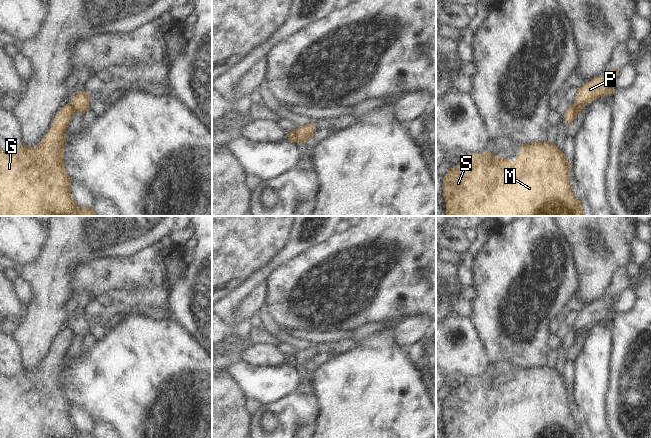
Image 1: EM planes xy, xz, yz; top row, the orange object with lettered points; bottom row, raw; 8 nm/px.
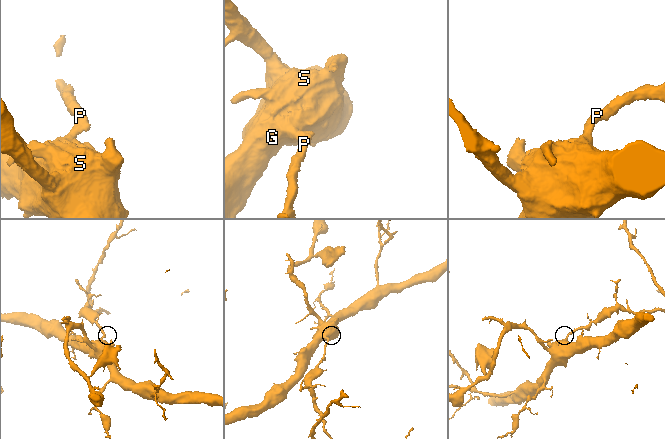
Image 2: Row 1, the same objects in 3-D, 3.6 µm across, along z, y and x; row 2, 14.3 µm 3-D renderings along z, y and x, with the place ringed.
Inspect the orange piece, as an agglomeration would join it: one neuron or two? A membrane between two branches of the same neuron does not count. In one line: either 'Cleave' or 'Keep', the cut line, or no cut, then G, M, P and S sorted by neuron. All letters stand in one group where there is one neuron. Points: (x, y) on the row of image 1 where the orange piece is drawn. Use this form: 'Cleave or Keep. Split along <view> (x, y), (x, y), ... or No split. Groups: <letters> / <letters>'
Cleave. Split along yz (573, 104), (584, 105). Groups: G M S / P.

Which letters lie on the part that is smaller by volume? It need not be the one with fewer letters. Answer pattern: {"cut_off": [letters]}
{"cut_off": ["P"]}

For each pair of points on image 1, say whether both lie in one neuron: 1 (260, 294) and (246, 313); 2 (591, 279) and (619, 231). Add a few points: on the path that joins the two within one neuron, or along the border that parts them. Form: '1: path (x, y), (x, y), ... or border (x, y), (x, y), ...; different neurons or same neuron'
1: path (257, 299), (249, 308); same neuron
2: path (595, 267), (596, 263), (609, 250), (609, 243); same neuron

